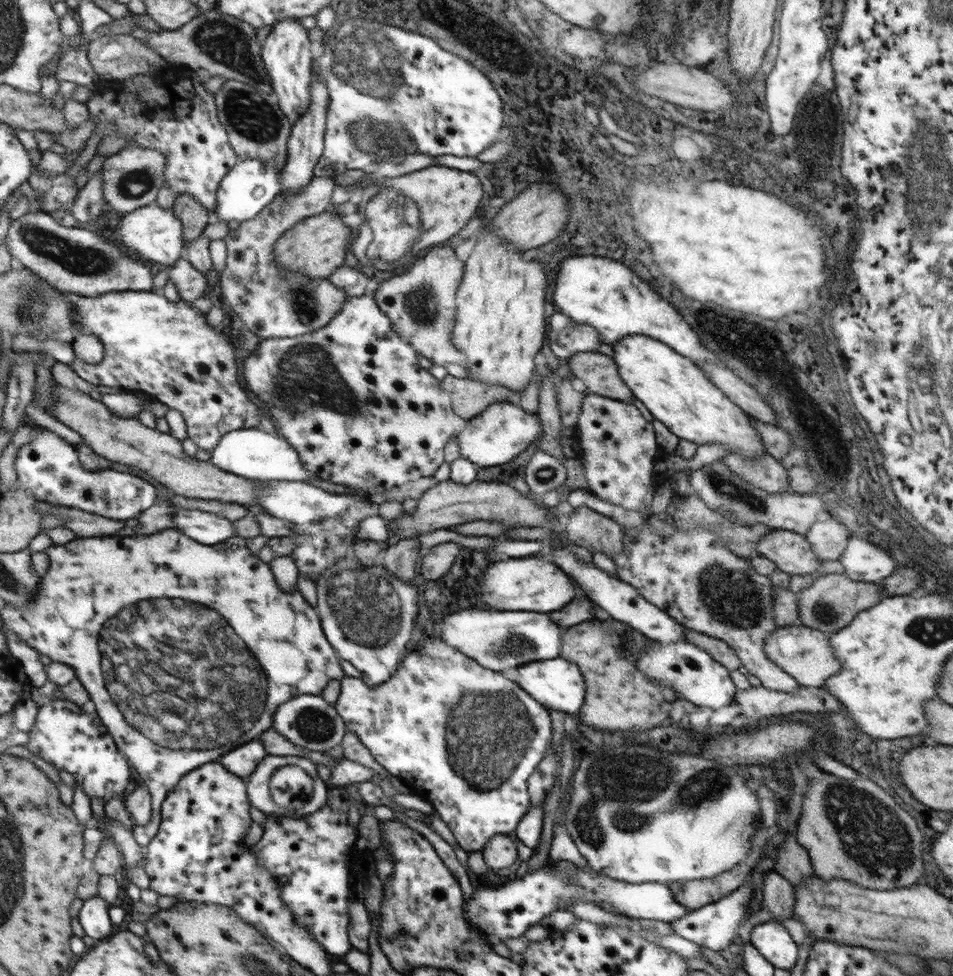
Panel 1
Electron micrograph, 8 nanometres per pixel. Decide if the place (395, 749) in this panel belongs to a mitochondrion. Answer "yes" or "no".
no

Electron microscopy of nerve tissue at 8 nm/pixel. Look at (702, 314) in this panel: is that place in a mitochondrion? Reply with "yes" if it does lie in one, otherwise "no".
no

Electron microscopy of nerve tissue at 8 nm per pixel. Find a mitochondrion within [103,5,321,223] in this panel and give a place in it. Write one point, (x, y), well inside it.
(225, 41)

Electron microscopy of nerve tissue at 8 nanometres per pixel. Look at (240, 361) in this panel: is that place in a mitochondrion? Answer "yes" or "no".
no

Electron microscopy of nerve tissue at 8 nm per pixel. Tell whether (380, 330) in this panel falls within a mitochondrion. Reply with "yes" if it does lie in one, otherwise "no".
no

